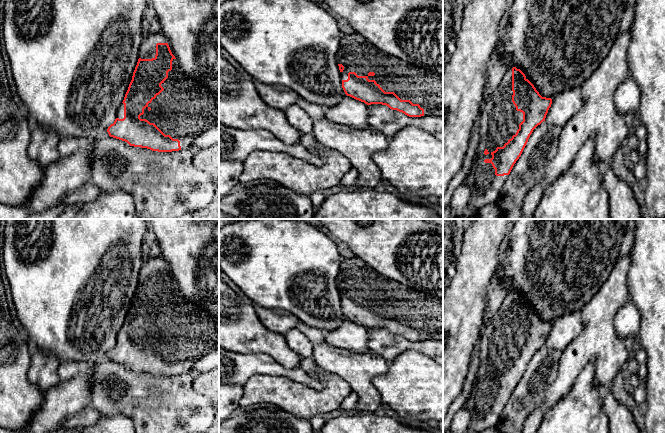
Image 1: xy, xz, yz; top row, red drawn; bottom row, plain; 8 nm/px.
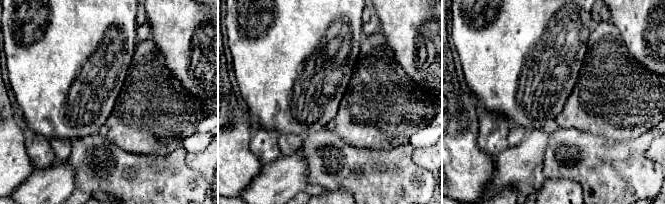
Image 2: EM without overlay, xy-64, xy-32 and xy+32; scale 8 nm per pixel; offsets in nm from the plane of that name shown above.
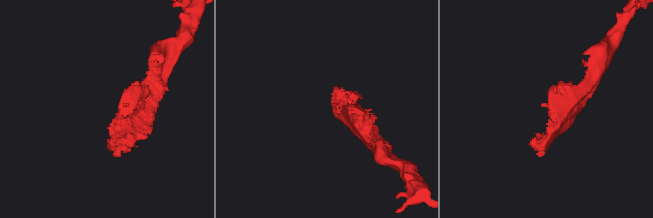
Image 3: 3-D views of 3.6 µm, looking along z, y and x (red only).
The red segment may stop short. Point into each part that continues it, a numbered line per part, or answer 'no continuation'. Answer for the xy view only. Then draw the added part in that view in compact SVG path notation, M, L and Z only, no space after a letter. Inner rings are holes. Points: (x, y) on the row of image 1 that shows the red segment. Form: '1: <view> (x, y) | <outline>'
1: xy (184, 110) | M172 61L172 70L161 84L164 90L144 109L141 119L154 123L165 135L180 141L181 149L191 146L194 139L214 127L219 119L219 96L189 80Z

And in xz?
1: xz (355, 53) | M358 33L343 34L337 52L337 63L344 66L341 79L347 80L349 72L355 72L358 76L367 76L369 80L375 80L385 92L394 92L401 100L410 100L413 104L419 104L424 109L424 115L435 114L443 116L443 74L436 74L413 66L395 56L379 50L370 44Z

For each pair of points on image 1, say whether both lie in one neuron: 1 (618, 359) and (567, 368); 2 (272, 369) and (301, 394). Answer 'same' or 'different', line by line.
1: same
2: different

